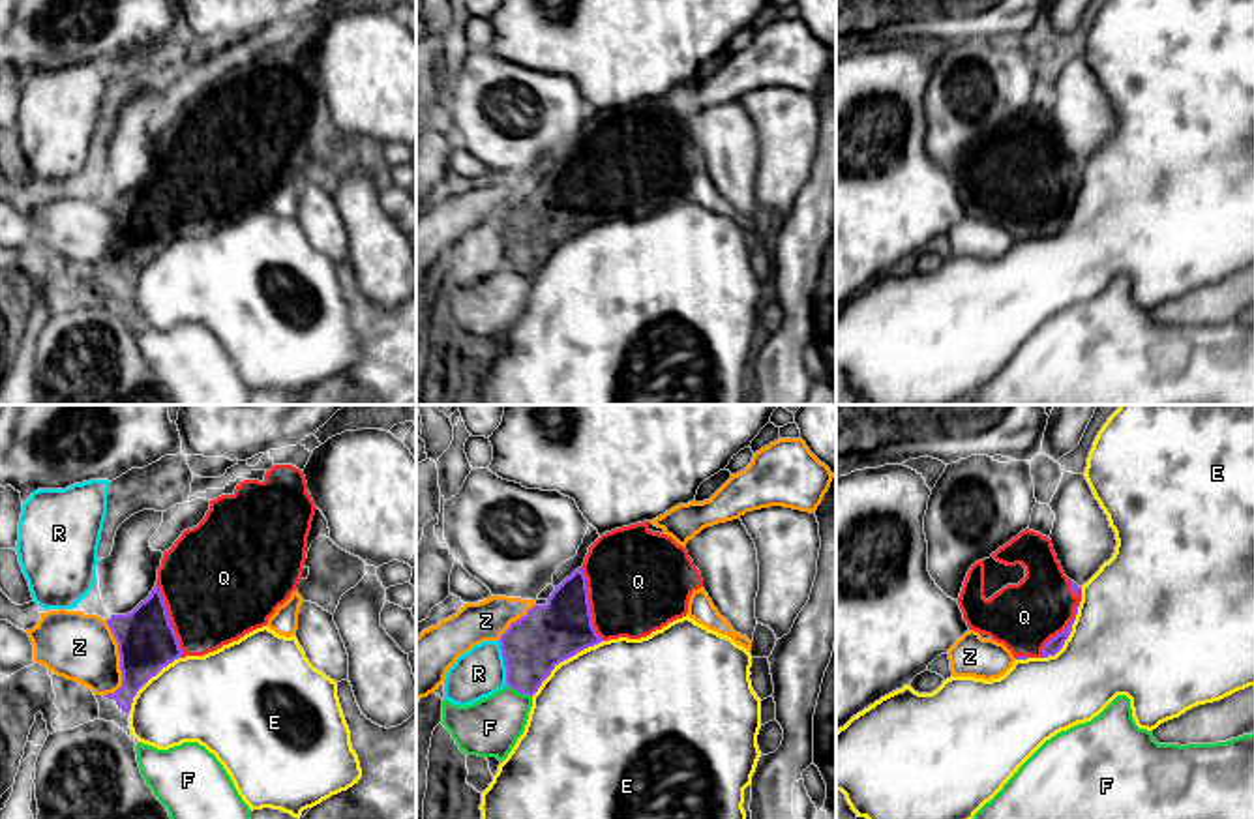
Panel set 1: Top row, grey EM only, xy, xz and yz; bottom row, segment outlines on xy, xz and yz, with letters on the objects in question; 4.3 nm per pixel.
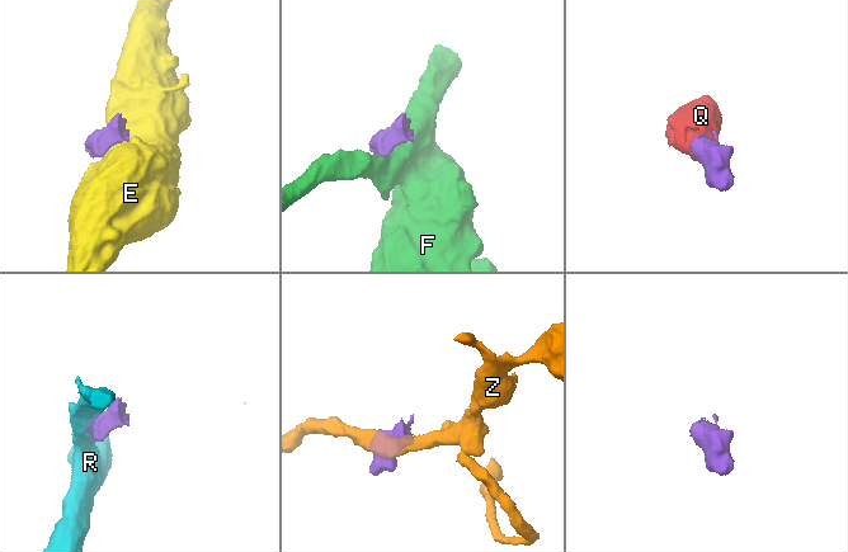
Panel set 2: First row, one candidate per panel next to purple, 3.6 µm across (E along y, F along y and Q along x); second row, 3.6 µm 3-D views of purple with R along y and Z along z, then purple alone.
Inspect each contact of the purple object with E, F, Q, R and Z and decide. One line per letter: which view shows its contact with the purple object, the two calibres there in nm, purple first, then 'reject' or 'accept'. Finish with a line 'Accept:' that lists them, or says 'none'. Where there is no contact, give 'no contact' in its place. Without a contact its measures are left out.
E: xz | 260/480 nm | reject
F: xz | 260/260 nm | reject
Q: xy | 260/460 nm | accept
R: xz | 260/220 nm | reject
Z: xy | 260/300 nm | reject
Accept: Q

